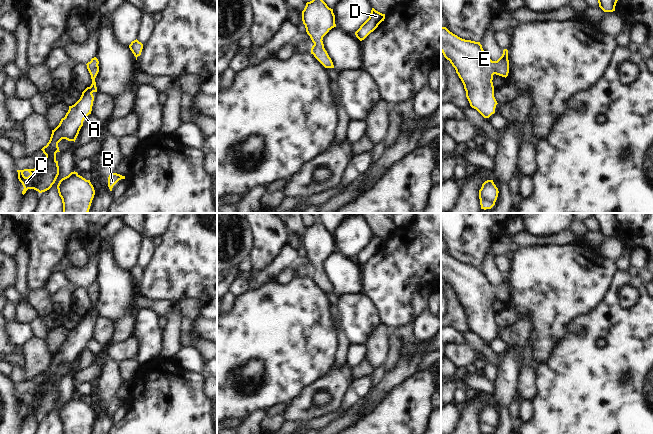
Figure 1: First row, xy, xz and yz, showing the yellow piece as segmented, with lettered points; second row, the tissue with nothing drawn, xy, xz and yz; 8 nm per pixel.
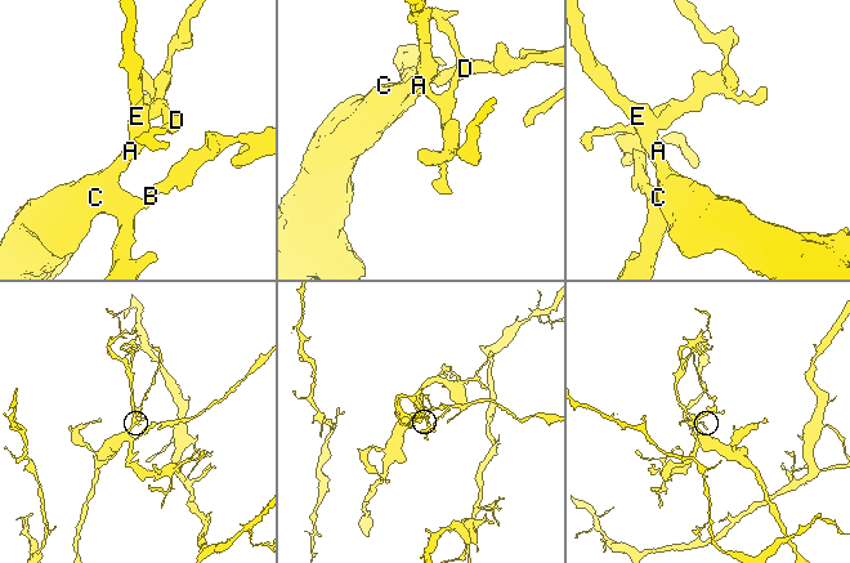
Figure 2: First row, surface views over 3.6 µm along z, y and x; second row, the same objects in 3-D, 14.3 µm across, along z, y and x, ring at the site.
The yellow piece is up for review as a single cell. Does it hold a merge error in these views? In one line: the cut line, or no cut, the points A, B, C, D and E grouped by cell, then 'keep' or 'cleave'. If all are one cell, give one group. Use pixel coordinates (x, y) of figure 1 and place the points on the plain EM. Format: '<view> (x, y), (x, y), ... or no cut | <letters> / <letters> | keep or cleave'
no cut | A B C D E | keep

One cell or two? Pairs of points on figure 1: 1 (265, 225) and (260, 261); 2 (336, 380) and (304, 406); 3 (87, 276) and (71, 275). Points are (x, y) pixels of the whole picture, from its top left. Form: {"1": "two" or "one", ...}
{"1": "one", "2": "one", "3": "one"}

